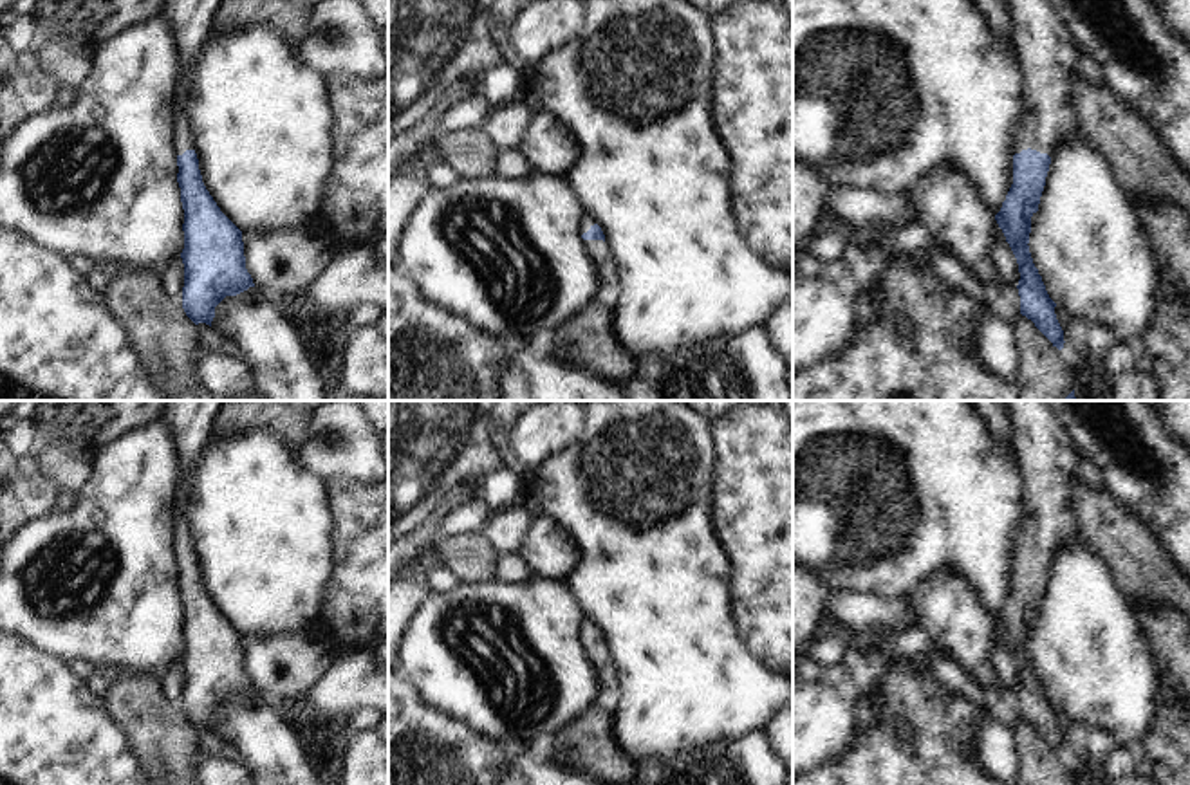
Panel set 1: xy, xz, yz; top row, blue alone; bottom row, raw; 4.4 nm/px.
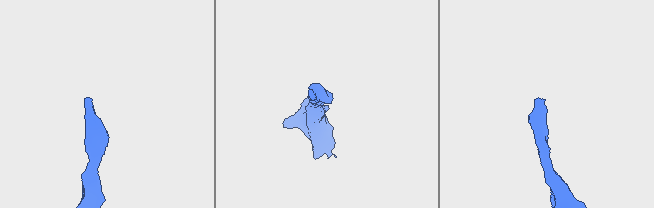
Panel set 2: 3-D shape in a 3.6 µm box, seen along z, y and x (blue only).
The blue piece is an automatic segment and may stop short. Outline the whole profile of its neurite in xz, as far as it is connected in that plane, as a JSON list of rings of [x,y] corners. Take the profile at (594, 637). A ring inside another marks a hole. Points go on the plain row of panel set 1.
[[[585,621],[578,632],[585,655],[589,657],[600,682],[598,706],[603,709],[612,709],[618,697],[618,670],[605,646],[605,639],[590,621]]]

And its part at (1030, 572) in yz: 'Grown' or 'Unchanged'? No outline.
Grown

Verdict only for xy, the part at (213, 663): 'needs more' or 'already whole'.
needs more

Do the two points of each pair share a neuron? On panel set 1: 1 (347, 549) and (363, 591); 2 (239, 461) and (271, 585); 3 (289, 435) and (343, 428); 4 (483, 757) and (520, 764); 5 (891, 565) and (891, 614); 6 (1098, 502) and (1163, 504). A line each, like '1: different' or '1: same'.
1: same
2: same
3: different
4: different
5: different
6: different

